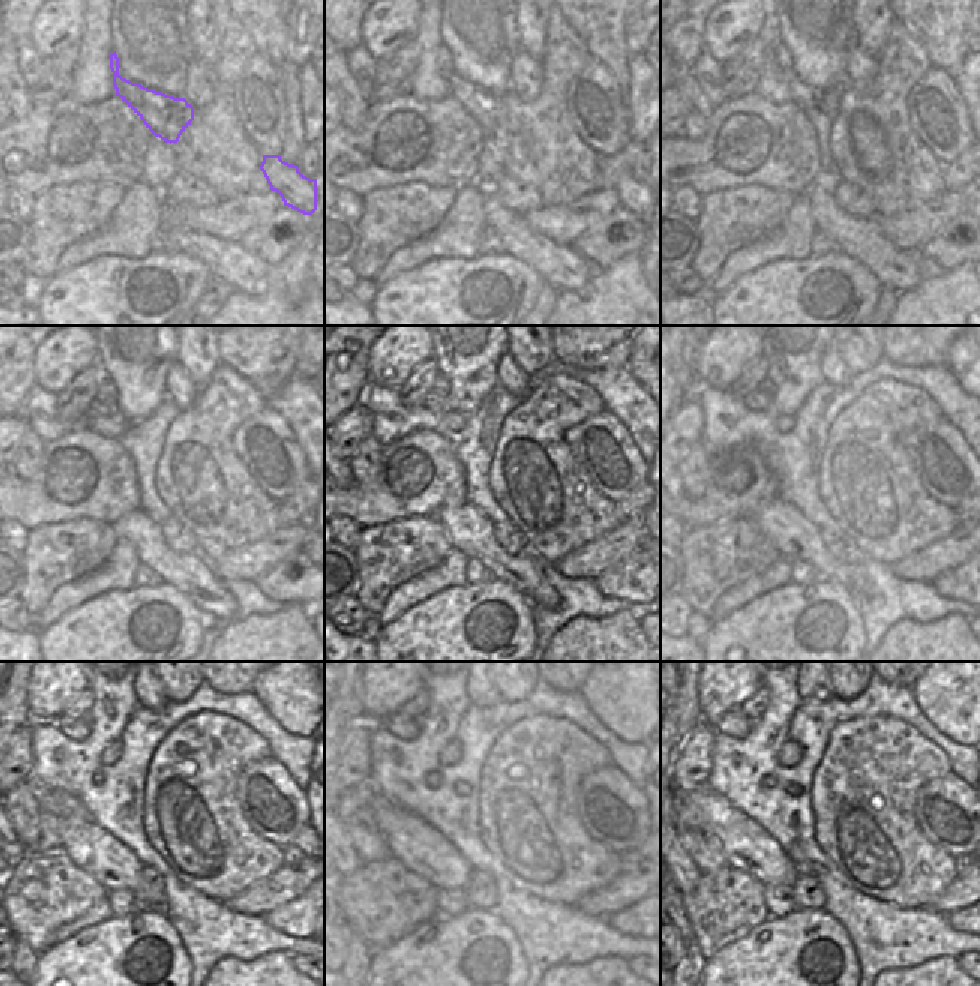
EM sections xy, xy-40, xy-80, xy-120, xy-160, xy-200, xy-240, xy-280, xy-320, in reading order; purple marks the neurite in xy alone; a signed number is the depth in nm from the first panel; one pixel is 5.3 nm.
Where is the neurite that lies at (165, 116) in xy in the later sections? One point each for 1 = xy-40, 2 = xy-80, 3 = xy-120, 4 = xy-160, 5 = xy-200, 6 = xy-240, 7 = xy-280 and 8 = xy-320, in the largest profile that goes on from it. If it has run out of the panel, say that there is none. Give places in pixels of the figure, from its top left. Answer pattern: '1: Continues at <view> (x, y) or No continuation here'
1: Continues at xy-40 (490, 110)
2: Continues at xy-80 (805, 96)
3: Continues at xy-120 (104, 401)
4: Continues at xy-160 (437, 398)
5: Continues at xy-200 (760, 398)
6: Continues at xy-240 (77, 730)
7: Continues at xy-280 (396, 724)
8: Continues at xy-320 (731, 722).

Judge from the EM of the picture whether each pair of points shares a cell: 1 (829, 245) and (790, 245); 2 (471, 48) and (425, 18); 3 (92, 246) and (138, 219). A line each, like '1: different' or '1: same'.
1: different
2: different
3: same

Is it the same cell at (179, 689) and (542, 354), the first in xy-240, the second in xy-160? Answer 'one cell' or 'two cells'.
one cell

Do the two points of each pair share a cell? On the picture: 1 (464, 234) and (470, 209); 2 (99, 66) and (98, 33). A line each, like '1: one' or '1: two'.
1: one
2: one

